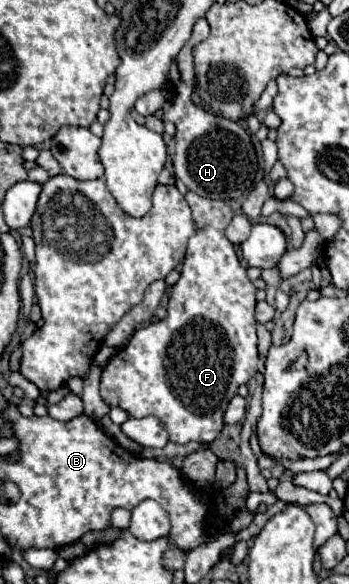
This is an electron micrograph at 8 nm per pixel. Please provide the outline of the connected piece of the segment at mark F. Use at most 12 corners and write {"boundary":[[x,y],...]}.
{"boundary":[[187,192],[167,318],[103,368],[105,404],[209,446],[257,372],[255,286],[223,200]]}

